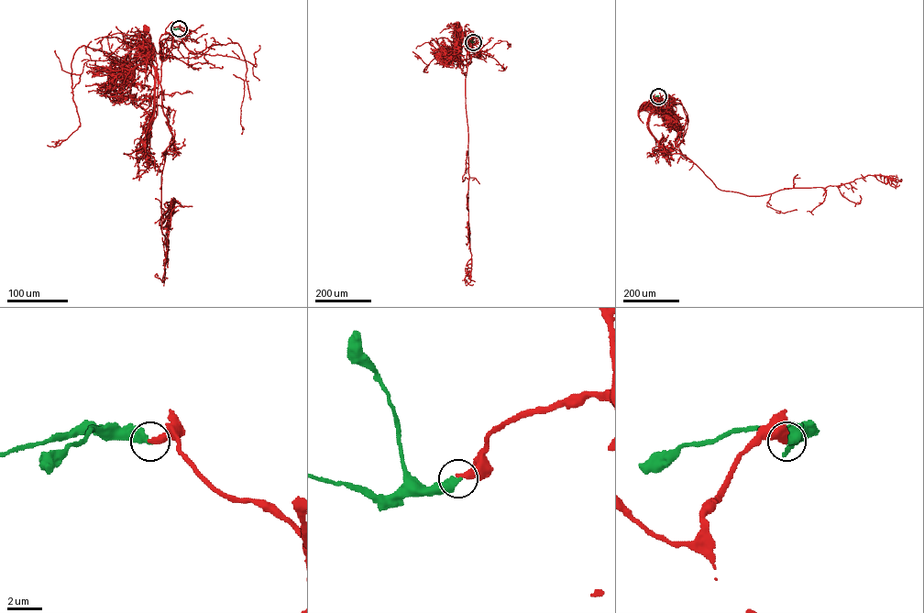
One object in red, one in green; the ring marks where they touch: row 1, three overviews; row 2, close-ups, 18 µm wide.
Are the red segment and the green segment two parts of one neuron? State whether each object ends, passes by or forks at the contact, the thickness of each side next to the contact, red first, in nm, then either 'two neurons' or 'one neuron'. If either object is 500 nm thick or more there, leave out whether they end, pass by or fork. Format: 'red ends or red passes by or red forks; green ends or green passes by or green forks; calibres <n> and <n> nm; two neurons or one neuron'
calibres 360 and 500 nm; one neuron

